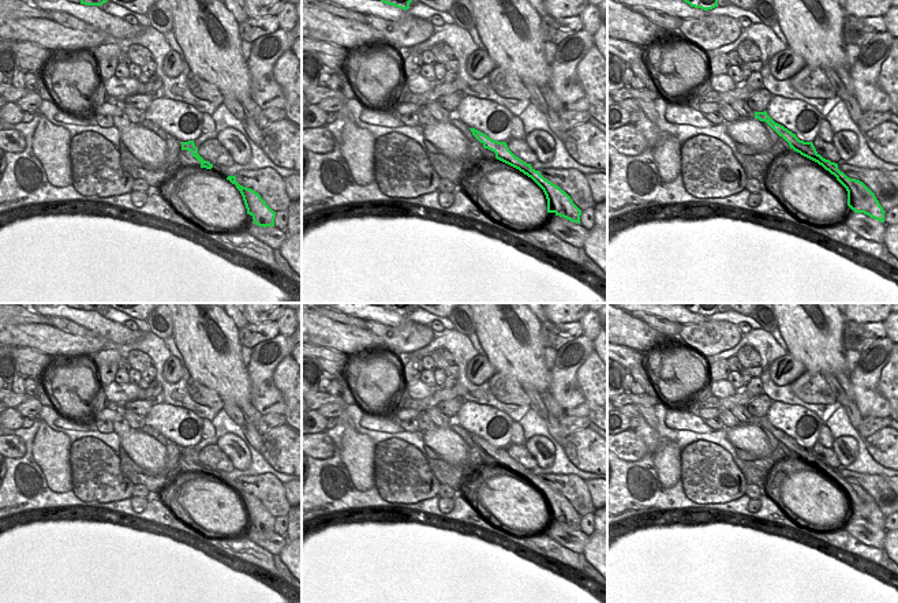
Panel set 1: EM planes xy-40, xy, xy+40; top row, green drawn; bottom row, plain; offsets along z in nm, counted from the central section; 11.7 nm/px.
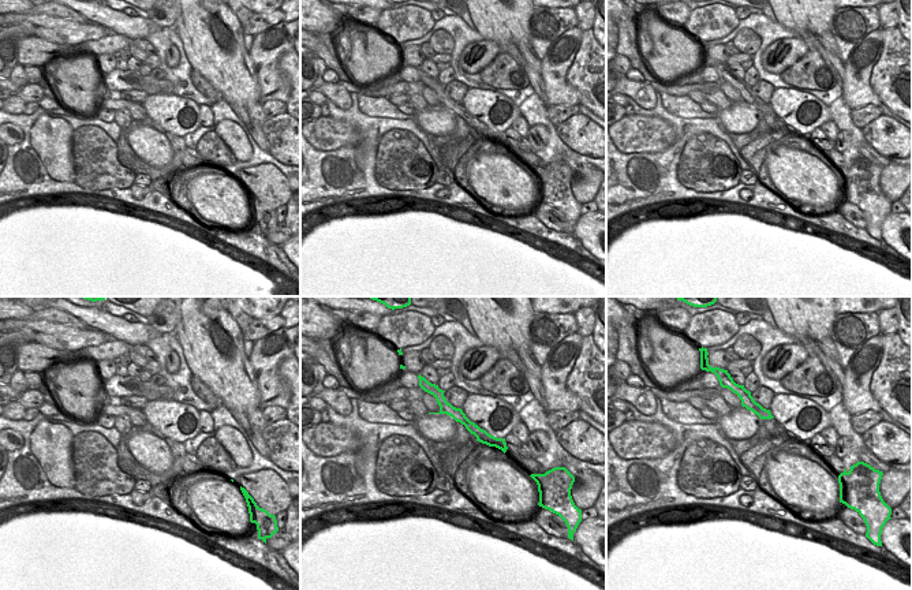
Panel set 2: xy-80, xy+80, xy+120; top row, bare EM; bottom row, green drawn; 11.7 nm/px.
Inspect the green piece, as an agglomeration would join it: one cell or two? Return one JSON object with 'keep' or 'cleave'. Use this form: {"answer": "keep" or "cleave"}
{"answer": "keep"}

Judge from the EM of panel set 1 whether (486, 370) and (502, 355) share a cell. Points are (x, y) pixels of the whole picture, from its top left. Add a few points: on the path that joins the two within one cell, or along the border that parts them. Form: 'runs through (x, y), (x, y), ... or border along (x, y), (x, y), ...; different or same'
border along (485, 356), (496, 371); different

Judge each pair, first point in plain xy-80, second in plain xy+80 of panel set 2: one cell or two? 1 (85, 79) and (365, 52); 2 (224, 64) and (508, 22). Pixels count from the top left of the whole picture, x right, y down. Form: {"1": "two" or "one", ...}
{"1": "one", "2": "one"}

